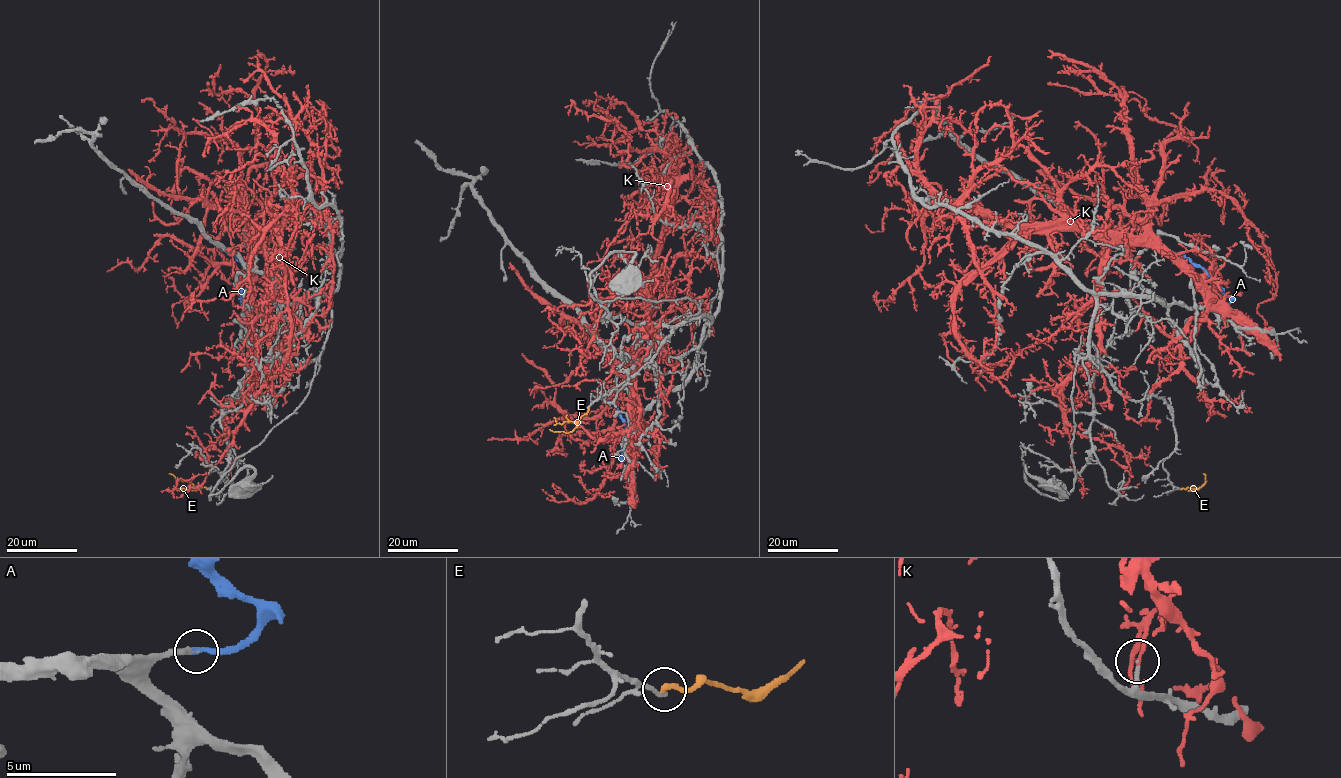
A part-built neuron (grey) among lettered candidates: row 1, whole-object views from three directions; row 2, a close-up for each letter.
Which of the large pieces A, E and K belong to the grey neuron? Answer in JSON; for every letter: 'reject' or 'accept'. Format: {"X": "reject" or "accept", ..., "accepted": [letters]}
{"A": "accept", "E": "reject", "K": "reject", "accepted": ["A"]}

